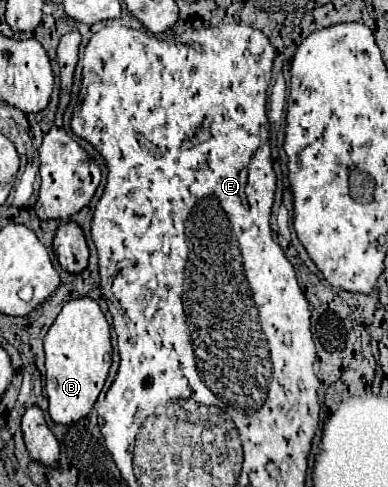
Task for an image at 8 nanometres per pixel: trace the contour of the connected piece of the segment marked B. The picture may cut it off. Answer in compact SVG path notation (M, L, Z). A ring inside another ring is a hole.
M76 298L64 304L44 338L44 352L50 418L56 424L72 424L86 418L106 382L112 364L110 326L98 302L92 298Z

